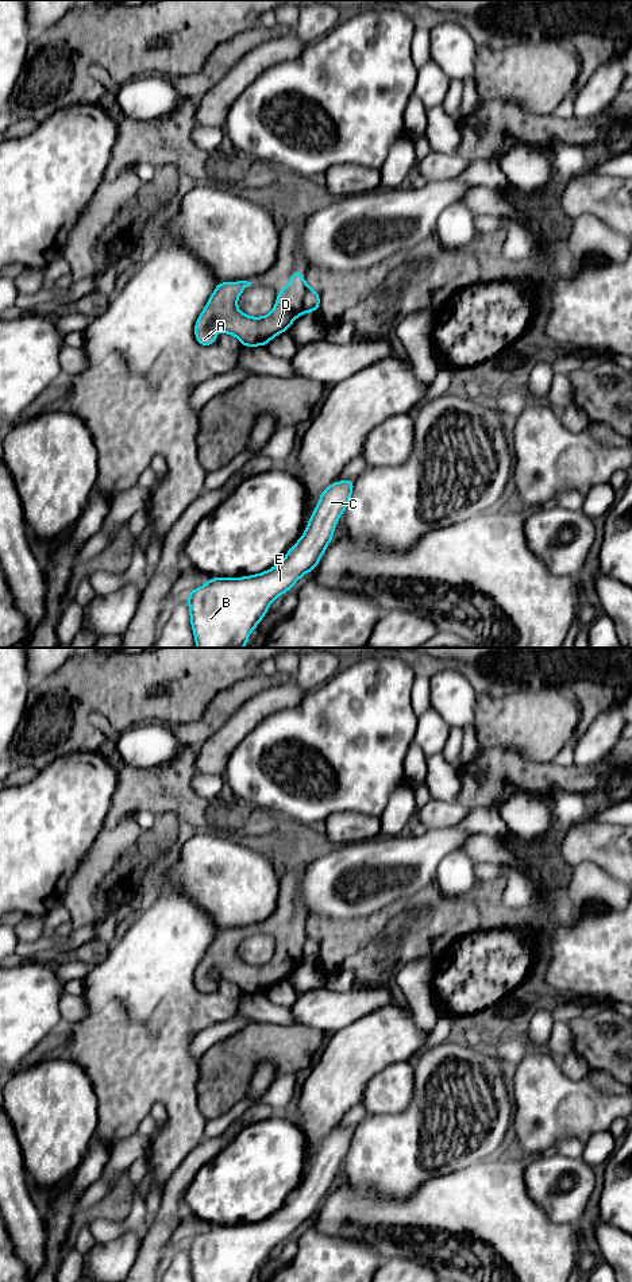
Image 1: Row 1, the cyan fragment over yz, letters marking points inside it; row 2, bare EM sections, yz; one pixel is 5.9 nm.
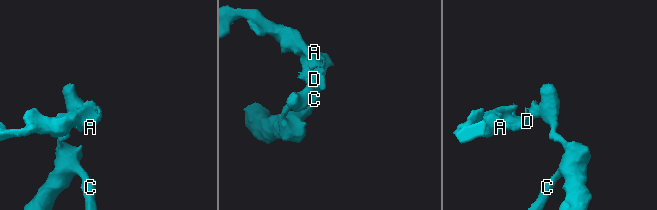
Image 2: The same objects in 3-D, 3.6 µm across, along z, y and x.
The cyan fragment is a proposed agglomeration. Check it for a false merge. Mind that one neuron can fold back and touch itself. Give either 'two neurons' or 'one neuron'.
two neurons

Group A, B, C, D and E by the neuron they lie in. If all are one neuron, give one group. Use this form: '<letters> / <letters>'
A D / B C E

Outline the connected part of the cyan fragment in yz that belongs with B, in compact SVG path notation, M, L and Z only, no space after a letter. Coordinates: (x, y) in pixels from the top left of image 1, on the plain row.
M357 1127L334 1130L323 1138L304 1182L277 1213L262 1221L243 1225L211 1224L207 1232L188 1242L193 1282L250 1282L269 1259L270 1251L288 1240L302 1223L316 1216L332 1188L339 1165L350 1150L355 1130Z

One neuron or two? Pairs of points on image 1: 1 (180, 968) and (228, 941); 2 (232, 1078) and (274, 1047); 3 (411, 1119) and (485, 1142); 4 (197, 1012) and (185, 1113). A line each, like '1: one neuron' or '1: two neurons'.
1: two neurons
2: one neuron
3: one neuron
4: one neuron

